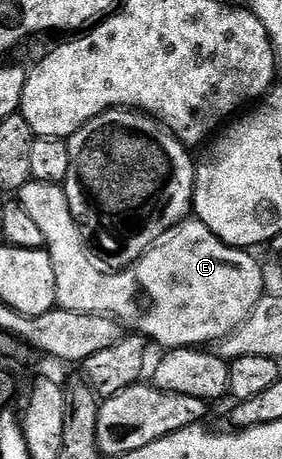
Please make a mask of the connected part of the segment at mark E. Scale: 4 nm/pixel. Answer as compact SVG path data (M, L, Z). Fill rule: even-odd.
M31 181L17 191L16 199L44 232L44 249L50 255L52 269L56 273L57 306L64 311L79 311L85 315L108 315L111 319L117 319L123 328L147 340L155 339L162 349L217 344L218 340L235 331L250 316L264 294L262 267L250 256L253 254L240 247L231 247L196 217L187 217L164 233L162 239L156 240L154 246L129 267L103 269L82 239L82 230L70 212L65 186Z

